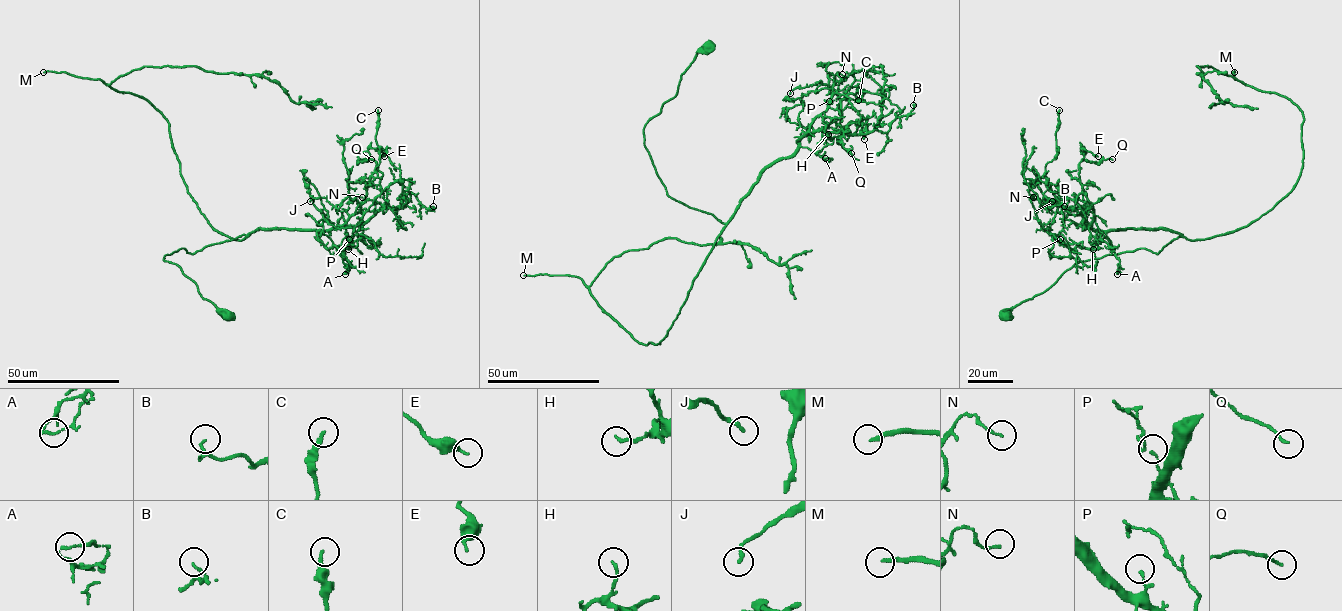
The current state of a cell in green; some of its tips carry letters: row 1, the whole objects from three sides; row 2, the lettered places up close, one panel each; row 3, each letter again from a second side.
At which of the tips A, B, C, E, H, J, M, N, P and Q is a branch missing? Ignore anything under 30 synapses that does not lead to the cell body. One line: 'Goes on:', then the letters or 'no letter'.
Goes on: M

